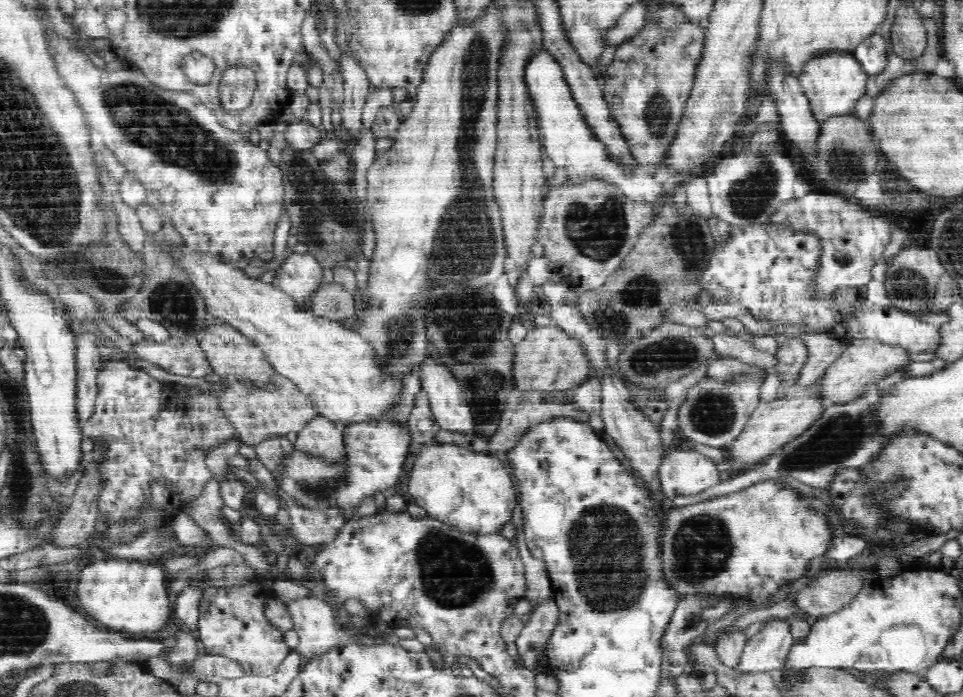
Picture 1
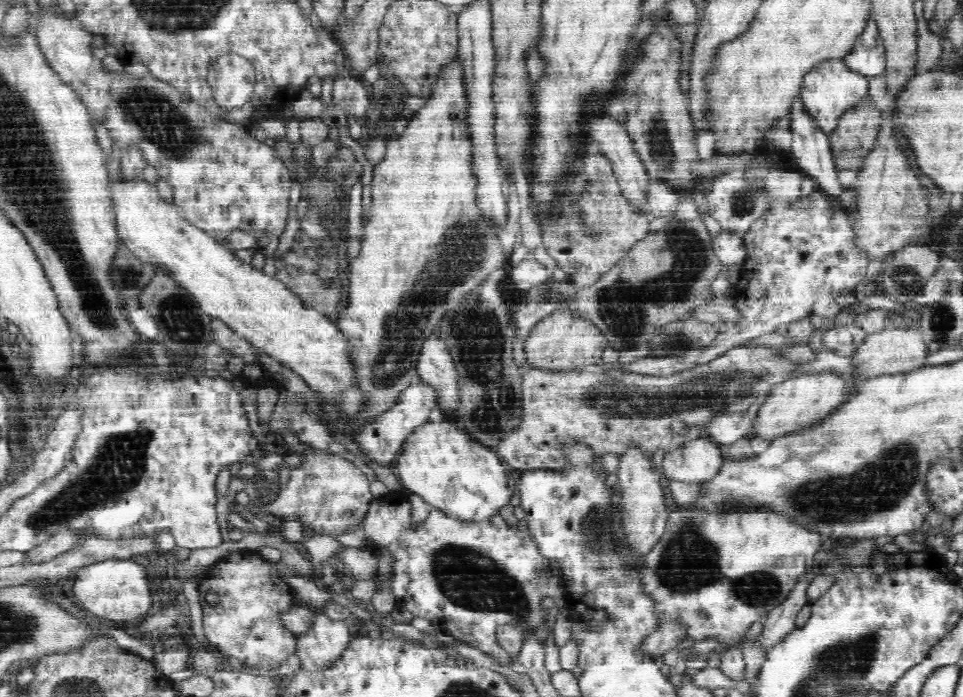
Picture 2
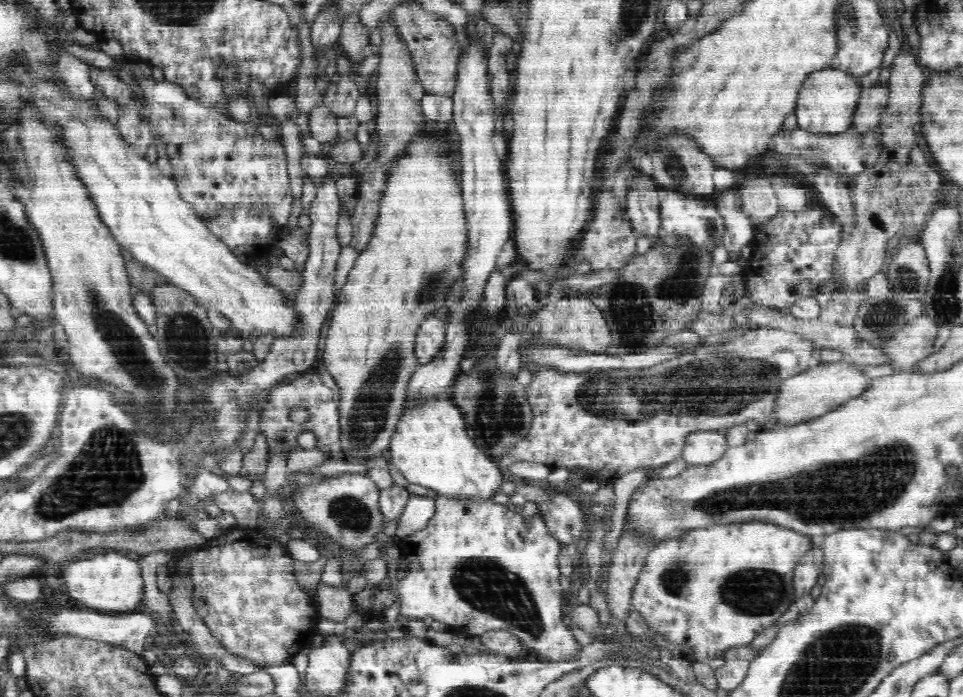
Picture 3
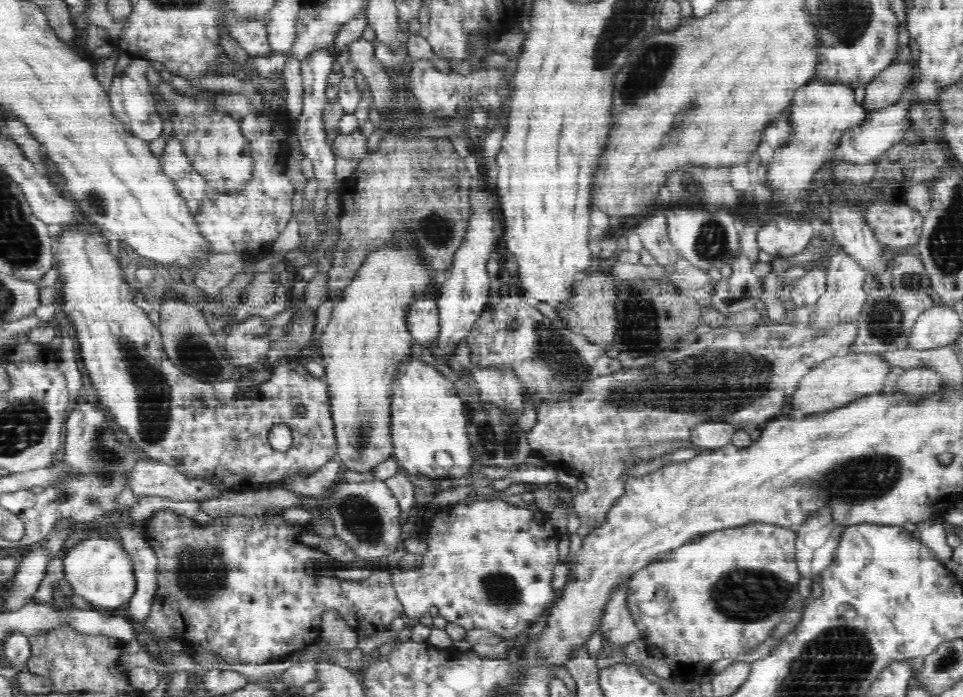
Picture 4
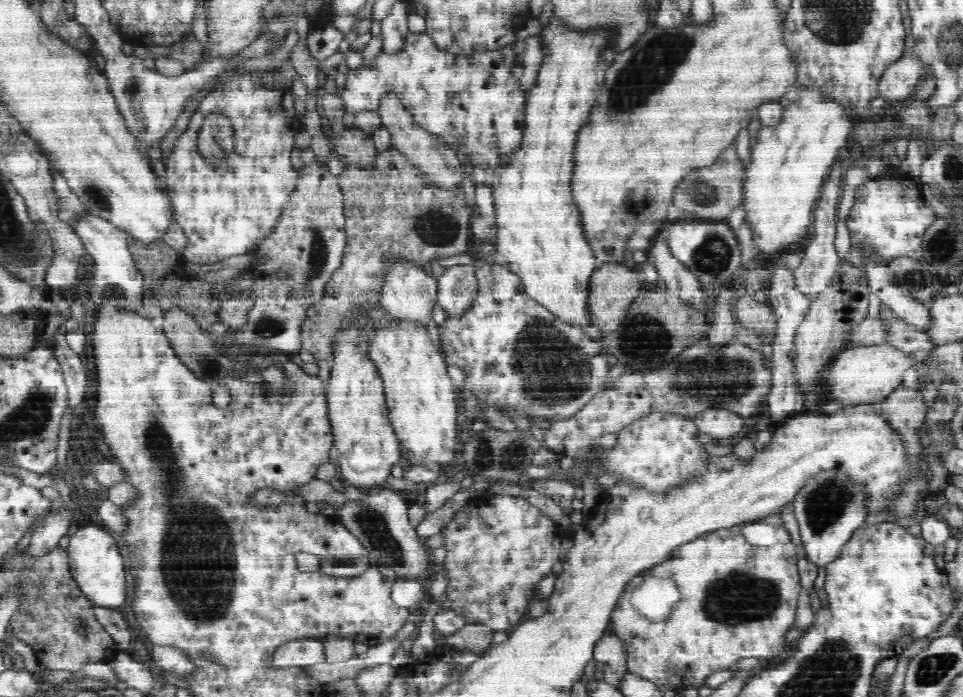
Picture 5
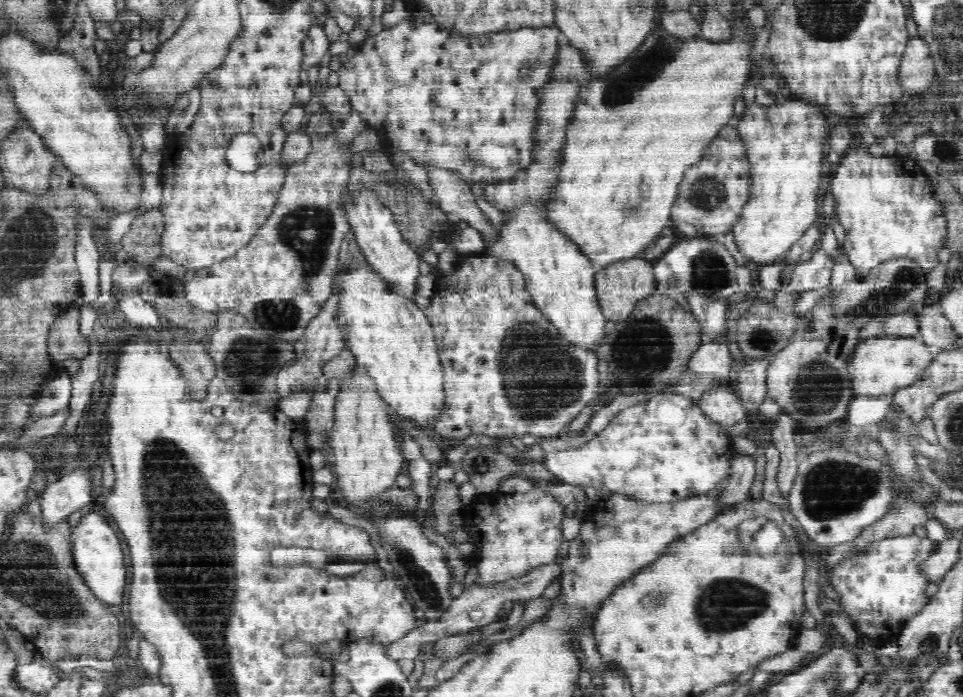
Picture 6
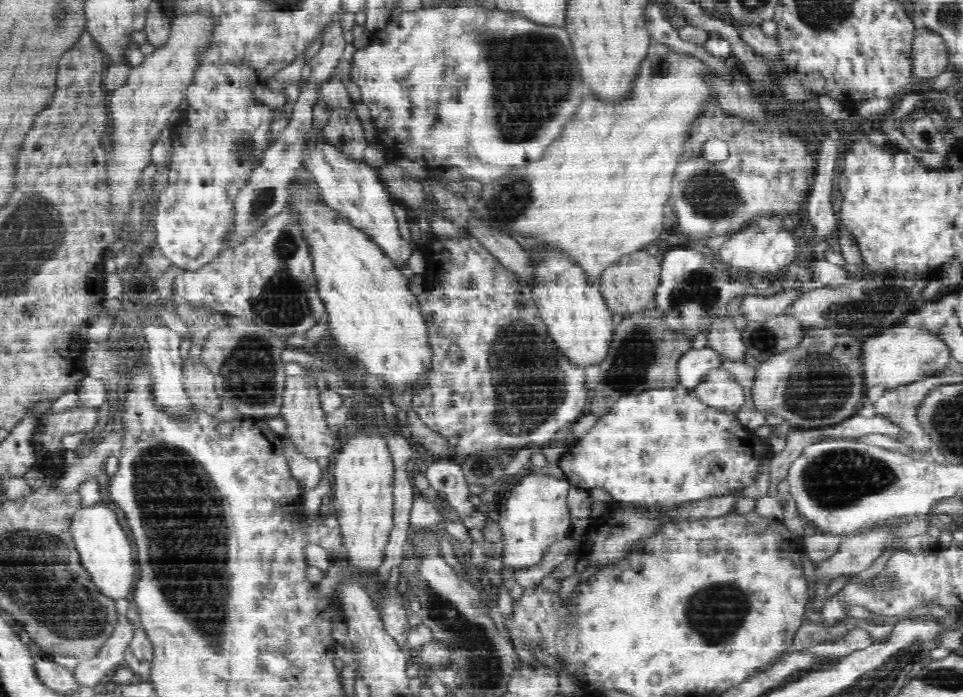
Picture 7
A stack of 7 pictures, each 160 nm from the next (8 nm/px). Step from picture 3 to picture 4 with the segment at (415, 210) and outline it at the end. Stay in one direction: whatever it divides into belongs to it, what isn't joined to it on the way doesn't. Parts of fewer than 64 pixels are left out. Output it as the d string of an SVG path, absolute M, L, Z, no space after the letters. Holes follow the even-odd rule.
M382 250L362 268L324 328L320 339L324 380L328 386L337 457L343 470L366 474L388 458L394 458L390 430L391 379L396 363L415 348L403 310L424 287L433 284L434 278L407 250Z

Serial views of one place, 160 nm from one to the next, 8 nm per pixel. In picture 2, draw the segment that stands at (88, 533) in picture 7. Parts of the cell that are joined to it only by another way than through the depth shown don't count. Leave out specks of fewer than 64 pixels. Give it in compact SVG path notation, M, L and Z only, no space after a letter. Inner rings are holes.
M114 558L114 560L103 559L102 561L81 566L75 571L75 576L68 586L74 586L74 602L82 604L99 617L112 618L120 622L130 622L137 617L146 615L151 608L150 591L148 588L147 569L136 561Z

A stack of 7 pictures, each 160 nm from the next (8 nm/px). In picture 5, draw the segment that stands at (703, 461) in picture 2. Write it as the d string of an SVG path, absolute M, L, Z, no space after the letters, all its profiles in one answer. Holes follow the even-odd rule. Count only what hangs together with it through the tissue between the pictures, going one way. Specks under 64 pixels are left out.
M722 406L707 407L693 418L700 427L700 432L707 433L718 440L726 436L738 437L742 428L746 427L746 420L746 416Z

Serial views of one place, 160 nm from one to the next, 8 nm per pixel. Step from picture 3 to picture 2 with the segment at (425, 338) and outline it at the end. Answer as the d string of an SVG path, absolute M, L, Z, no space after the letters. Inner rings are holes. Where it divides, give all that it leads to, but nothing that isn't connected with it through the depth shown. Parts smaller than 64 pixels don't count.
M432 331L422 342L419 358L417 360L417 371L421 380L438 387L440 391L439 408L443 413L453 415L458 398L456 394L459 388L454 370L454 362L450 358L448 346L438 334Z

